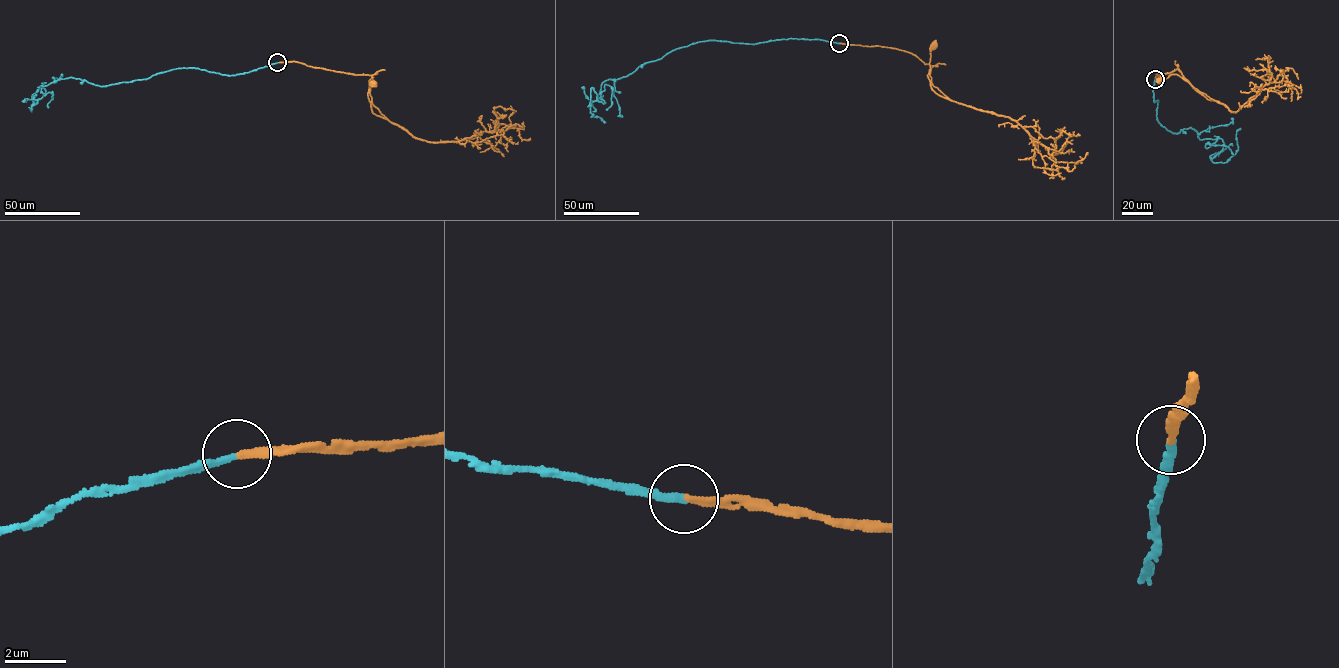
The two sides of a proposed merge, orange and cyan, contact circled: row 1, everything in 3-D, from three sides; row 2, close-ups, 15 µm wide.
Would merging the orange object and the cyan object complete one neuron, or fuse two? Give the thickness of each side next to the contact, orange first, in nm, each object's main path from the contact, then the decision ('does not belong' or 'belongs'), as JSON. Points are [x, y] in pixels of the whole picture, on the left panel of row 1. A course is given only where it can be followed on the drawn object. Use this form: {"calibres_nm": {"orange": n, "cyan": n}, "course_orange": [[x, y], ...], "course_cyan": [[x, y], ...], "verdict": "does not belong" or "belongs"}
{"calibres_nm": {"orange": 240, "cyan": 200}, "course_orange": [[277, 62], [297, 61], [370, 75], [371, 110], [389, 121], [372, 103], [369, 79], [374, 84]], "course_cyan": [[277, 62], [232, 75], [182, 68], [101, 86], [58, 79], [38, 87], [45, 92], [31, 111], [46, 82]], "verdict": "belongs"}

